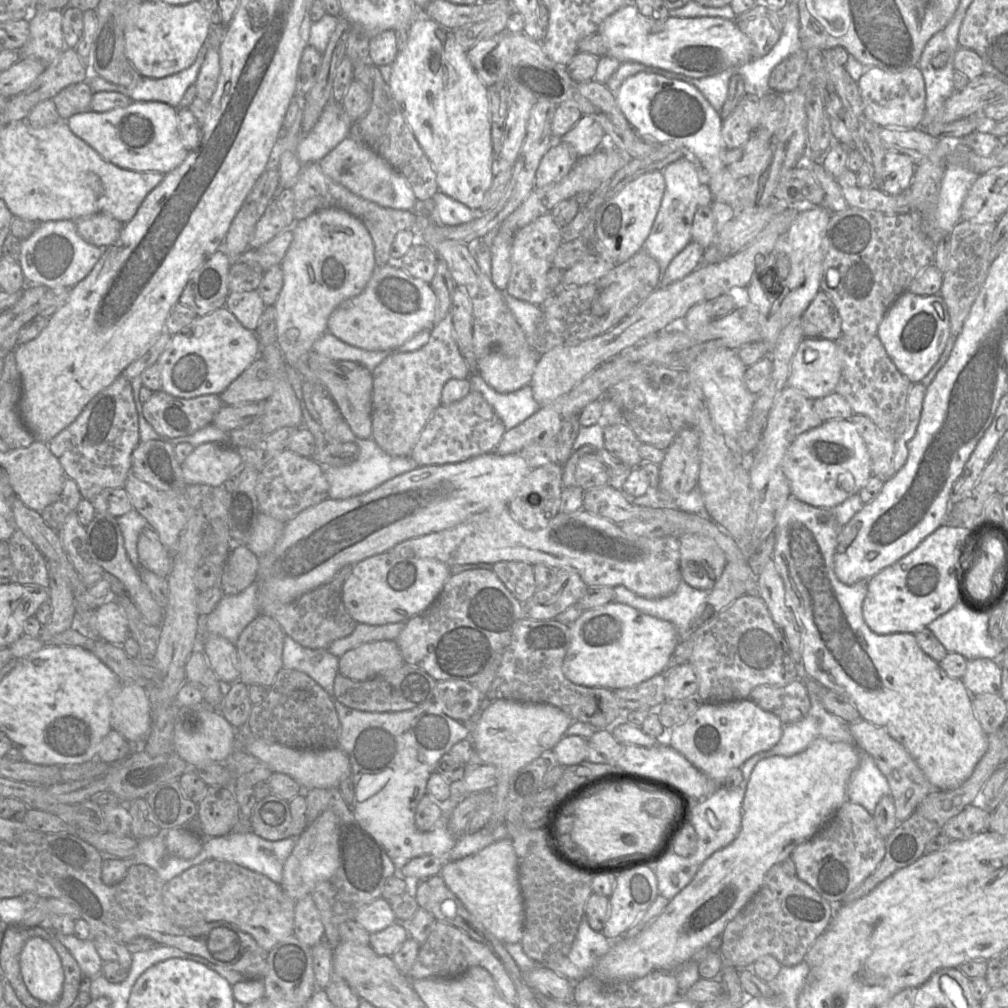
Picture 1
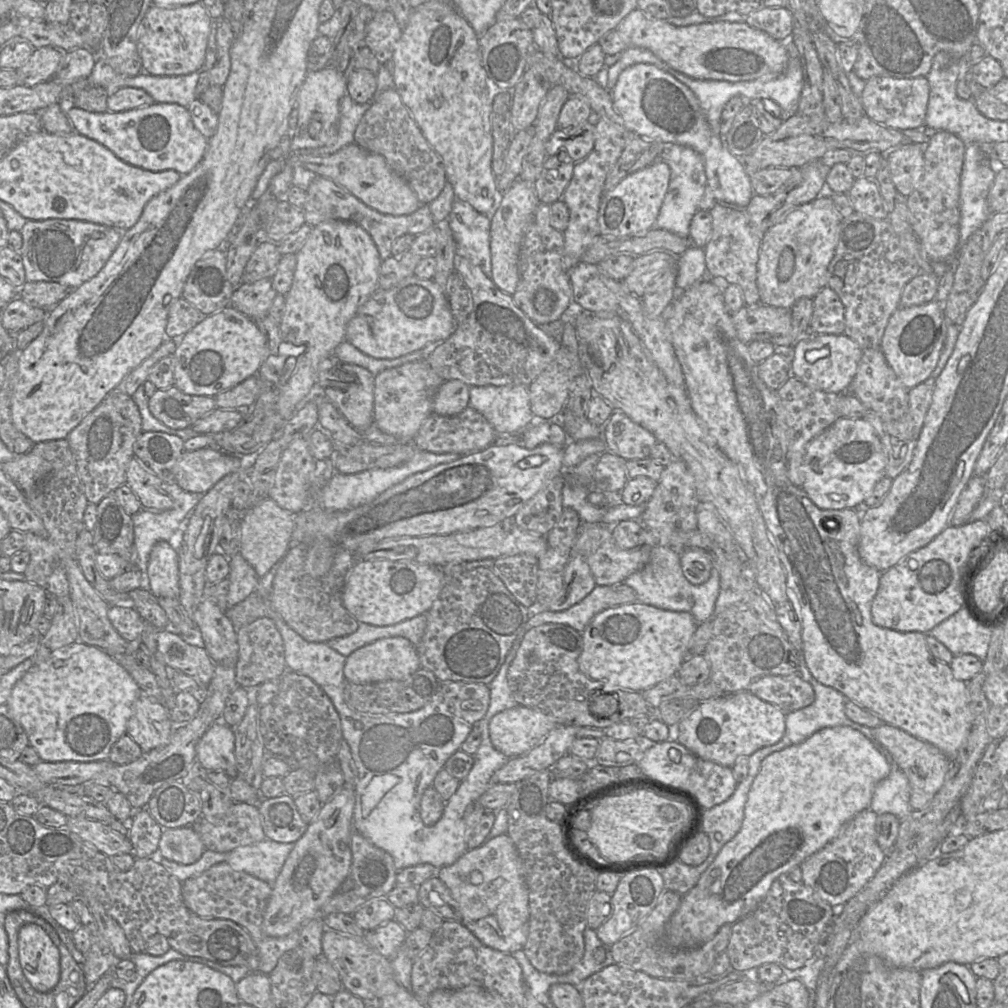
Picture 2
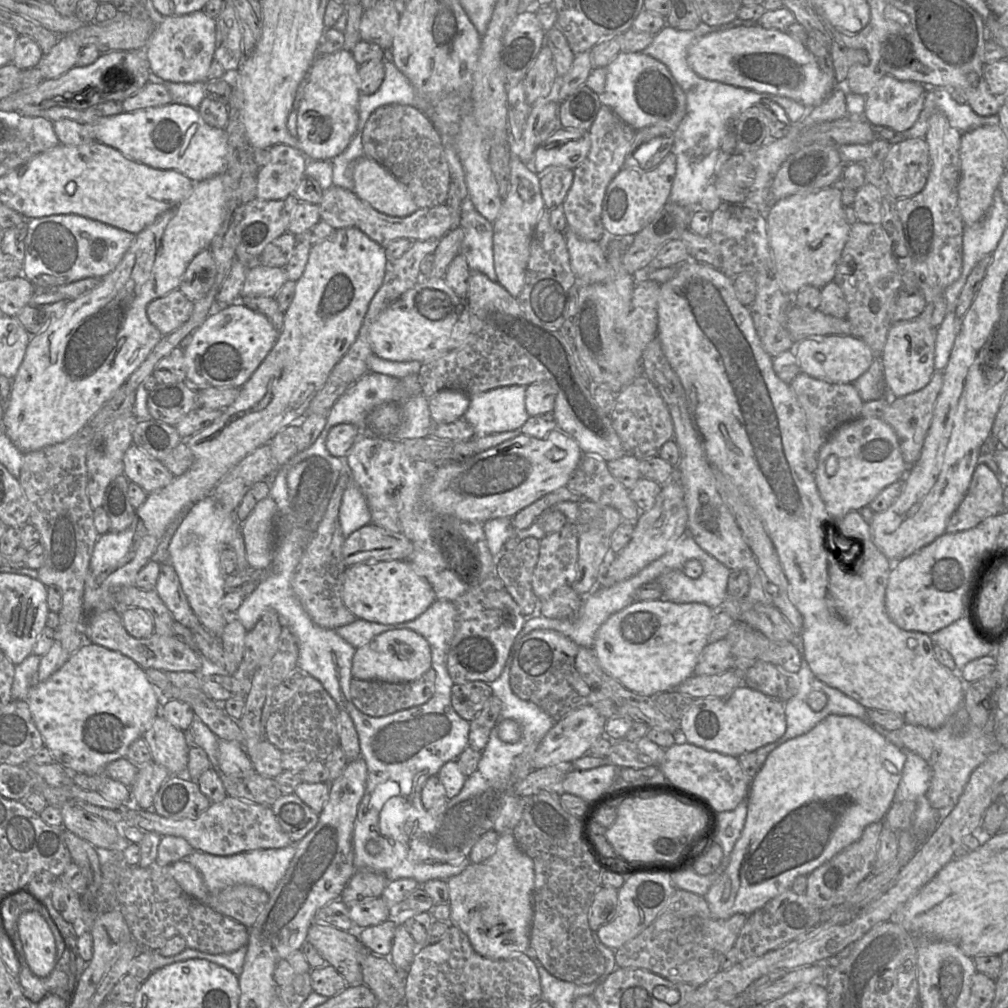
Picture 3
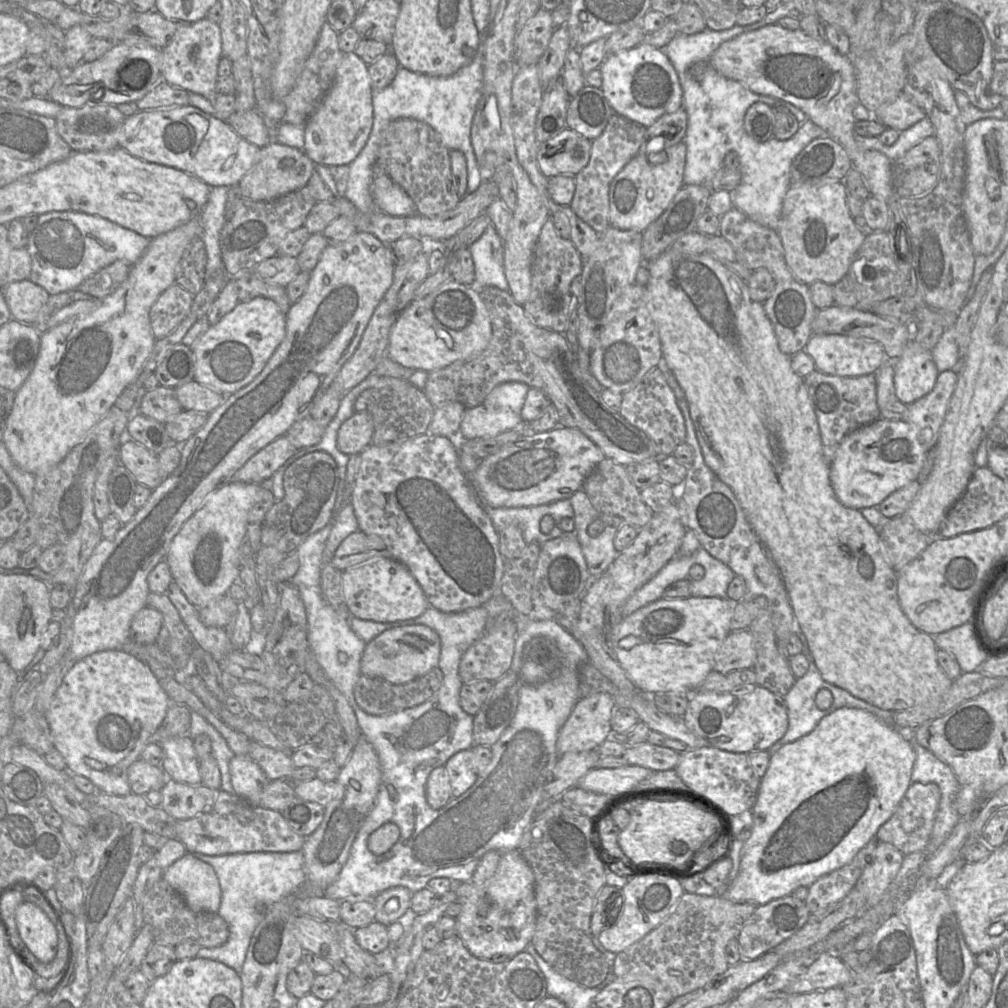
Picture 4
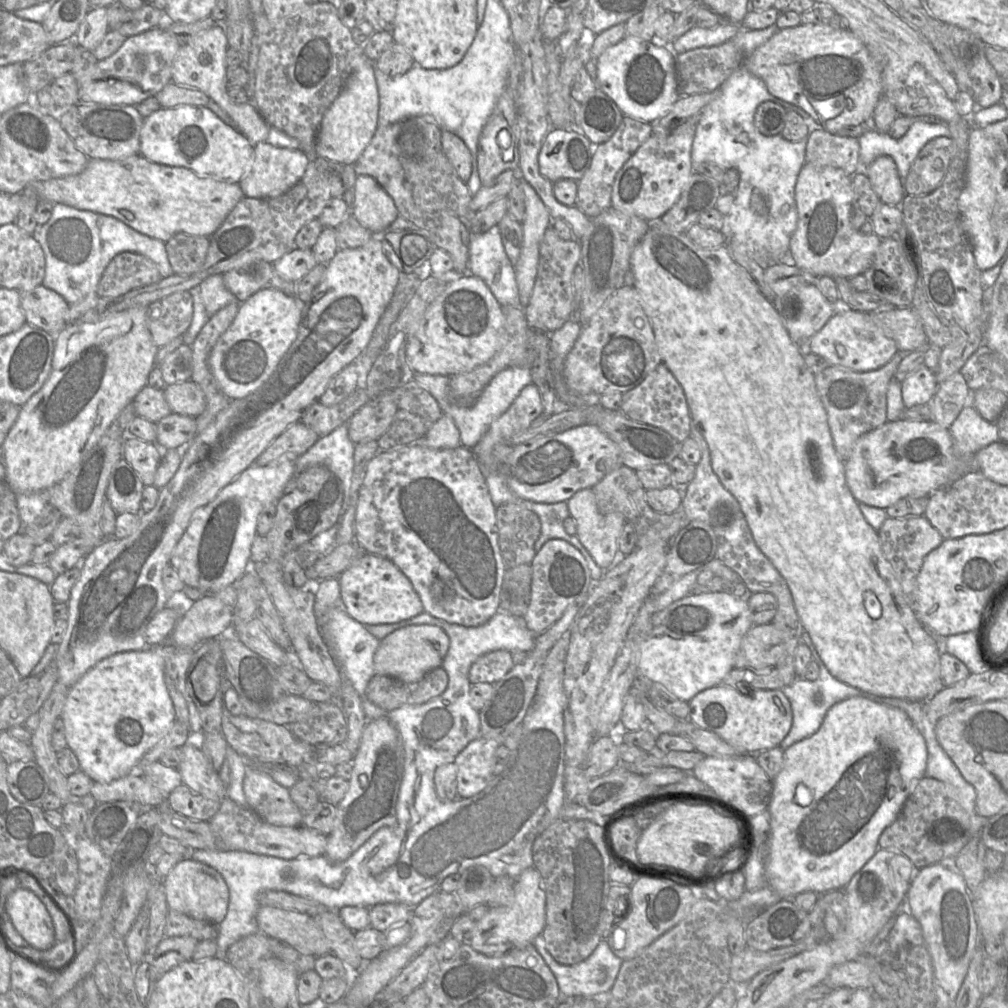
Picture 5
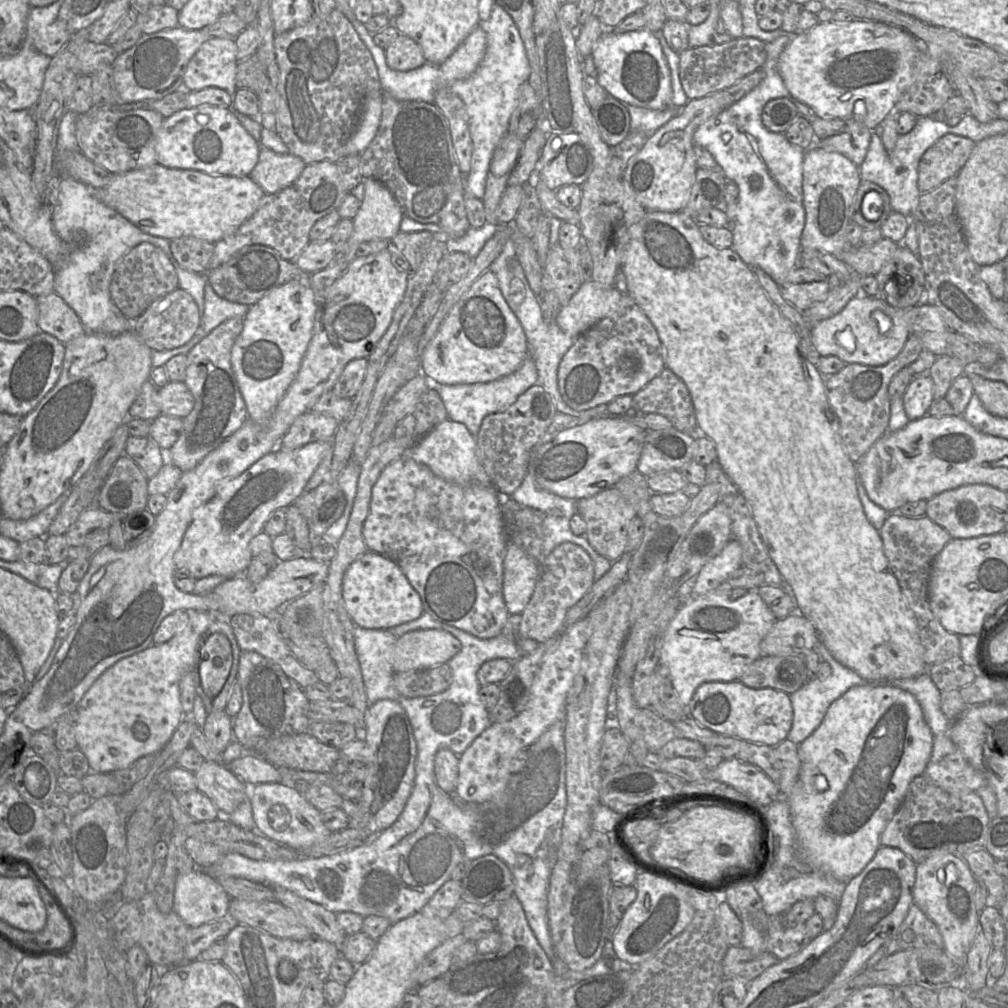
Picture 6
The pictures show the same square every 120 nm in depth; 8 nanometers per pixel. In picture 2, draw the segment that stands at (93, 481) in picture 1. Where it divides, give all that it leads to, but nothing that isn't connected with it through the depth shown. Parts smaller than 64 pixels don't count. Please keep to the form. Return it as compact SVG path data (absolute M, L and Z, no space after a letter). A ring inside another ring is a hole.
M126 394L108 396L66 437L74 455L79 478L87 500L95 505L126 483L126 470L134 457L134 443L142 433L138 406Z

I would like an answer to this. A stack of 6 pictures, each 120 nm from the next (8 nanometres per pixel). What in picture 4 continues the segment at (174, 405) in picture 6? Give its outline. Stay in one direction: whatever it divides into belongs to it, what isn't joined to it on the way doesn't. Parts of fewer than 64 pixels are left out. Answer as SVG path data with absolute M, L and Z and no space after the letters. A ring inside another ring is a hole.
M195 380L179 385L175 391L177 399L185 411L211 413L226 398L226 395L218 393Z

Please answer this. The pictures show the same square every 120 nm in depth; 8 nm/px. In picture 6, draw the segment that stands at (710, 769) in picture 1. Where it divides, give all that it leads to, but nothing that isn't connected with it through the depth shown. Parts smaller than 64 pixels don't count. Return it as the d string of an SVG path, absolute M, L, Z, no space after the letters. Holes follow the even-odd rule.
M739 681L707 682L693 694L687 715L716 734L775 747L787 739L792 726L790 695L772 688L749 688Z

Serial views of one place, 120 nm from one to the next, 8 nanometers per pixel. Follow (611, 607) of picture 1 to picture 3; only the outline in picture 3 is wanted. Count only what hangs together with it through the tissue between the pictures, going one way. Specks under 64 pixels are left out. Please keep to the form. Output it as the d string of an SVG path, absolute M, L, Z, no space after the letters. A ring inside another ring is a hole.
M662 599L634 601L613 614L599 628L593 649L601 667L625 688L644 696L674 690L694 675L715 611L702 603L674 603Z

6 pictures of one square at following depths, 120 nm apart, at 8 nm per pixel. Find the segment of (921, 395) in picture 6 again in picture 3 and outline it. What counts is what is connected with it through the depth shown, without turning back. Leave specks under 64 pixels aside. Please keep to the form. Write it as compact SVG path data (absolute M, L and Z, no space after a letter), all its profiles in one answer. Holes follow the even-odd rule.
M918 319L892 323L881 354L887 394L901 397L917 392L930 381L934 371L936 330Z

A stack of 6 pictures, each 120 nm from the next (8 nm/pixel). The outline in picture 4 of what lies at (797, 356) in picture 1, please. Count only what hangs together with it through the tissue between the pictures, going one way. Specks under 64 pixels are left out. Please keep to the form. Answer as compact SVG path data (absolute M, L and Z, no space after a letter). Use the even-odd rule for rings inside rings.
M814 333L808 340L804 351L814 360L816 370L843 377L872 374L883 364L886 358L886 352L878 342L841 334Z

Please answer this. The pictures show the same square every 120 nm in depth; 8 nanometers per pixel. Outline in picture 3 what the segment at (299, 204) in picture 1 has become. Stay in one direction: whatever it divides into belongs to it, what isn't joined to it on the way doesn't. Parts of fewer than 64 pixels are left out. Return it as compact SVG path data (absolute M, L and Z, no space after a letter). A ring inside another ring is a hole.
M335 185L323 191L322 200L318 206L321 220L335 230L357 228L384 249L397 239L439 241L448 232L460 226L461 217L457 213L451 213L449 208L444 204L418 209L406 217L391 217L372 208L368 203L358 198L353 191Z

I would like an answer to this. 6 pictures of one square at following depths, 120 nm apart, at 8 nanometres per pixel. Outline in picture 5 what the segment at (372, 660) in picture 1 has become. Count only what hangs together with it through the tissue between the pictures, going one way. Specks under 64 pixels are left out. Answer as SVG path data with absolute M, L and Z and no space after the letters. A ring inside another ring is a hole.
M422 624L398 629L380 640L373 660L375 675L390 676L405 683L416 682L441 667L449 644L448 635L436 626Z

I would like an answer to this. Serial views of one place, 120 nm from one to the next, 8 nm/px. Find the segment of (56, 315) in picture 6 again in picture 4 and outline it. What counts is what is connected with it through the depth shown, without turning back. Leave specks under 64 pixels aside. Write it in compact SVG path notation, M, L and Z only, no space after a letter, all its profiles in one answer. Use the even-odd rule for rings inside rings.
M30 279L12 282L1 288L12 319L33 324L50 294Z

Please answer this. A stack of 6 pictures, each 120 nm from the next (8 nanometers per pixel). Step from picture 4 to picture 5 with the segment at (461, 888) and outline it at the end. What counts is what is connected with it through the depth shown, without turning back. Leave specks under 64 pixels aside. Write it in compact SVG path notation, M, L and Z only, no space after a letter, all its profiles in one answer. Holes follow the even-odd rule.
M534 868L525 869L514 880L514 901L509 906L489 908L485 915L476 921L476 927L468 944L477 952L487 956L502 956L512 950L522 949L540 935L545 925L546 893L539 872Z

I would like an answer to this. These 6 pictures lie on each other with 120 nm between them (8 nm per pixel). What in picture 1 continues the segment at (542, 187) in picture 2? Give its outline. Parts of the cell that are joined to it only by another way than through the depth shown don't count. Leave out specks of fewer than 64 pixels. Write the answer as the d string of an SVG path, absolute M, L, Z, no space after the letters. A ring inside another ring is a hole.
M556 140L540 161L536 171L535 187L542 188L566 176L579 156L567 142Z

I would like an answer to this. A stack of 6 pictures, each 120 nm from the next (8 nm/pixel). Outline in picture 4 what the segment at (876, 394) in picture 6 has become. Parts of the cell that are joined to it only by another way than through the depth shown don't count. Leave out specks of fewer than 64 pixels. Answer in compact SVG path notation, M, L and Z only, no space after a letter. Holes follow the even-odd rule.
M815 370L803 378L817 417L824 457L830 464L846 435L881 417L876 396L876 377L874 373L843 377Z

